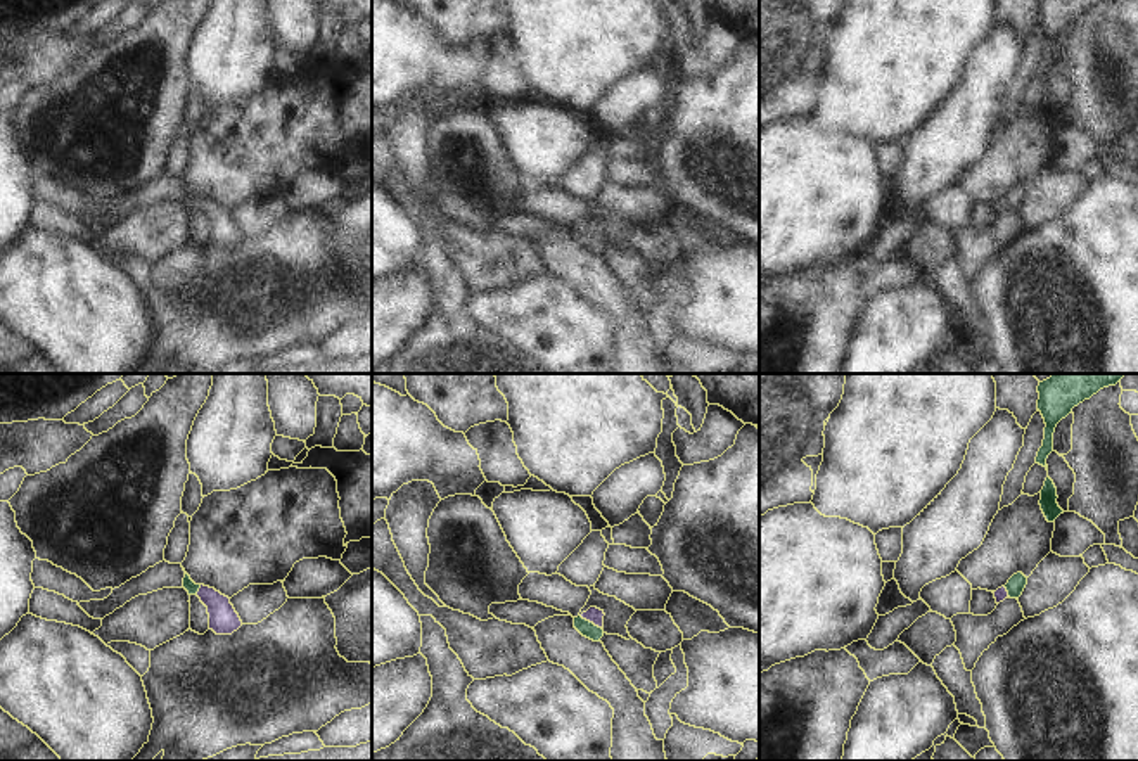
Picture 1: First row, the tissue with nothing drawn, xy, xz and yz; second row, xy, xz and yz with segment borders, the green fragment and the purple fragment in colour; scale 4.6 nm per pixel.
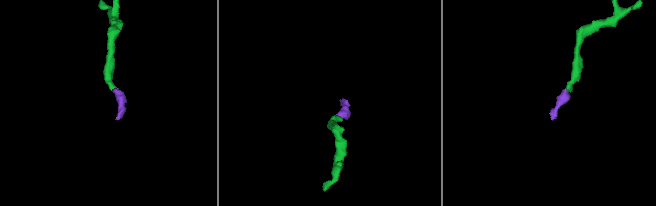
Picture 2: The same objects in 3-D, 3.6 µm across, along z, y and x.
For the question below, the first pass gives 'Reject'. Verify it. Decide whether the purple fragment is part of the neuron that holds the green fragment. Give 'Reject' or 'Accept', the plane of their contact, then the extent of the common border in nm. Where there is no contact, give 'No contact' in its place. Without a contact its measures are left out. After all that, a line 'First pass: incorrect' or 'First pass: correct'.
Accept. Touches green in xz. Shared border 120 nm.
First pass: incorrect

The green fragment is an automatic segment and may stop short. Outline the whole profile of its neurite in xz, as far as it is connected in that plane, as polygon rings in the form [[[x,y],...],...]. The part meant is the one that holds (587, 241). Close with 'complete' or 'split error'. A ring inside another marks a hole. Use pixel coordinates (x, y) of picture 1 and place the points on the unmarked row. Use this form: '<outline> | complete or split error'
[[[590,220],[581,228],[574,230],[574,240],[586,251],[600,254],[604,249],[604,223]]] | split error

